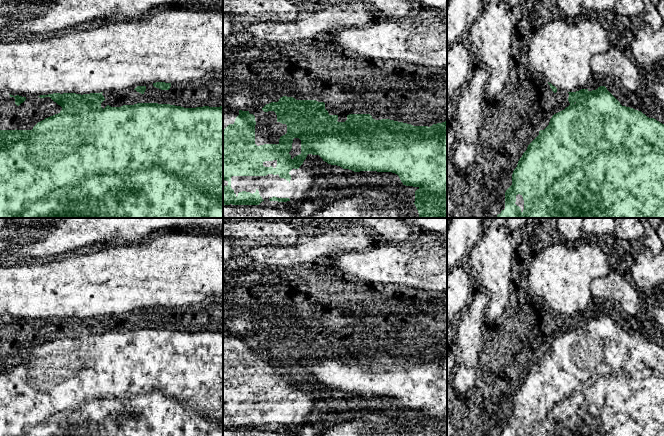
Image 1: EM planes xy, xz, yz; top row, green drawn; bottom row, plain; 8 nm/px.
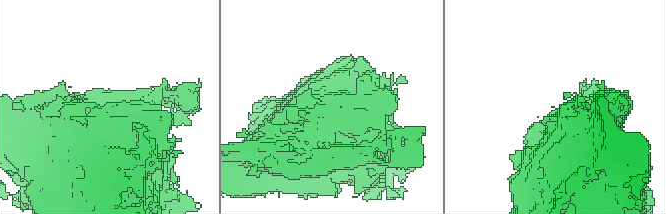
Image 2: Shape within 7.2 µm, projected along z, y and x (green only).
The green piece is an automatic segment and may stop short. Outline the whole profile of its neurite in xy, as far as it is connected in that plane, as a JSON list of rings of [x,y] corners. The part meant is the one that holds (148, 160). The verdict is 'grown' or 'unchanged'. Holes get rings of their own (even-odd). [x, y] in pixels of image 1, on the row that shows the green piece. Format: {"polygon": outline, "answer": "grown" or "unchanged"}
{"polygon": [[[53,93],[38,97],[50,97],[62,107],[62,110],[53,116],[38,122],[32,130],[0,130],[0,218],[223,218],[223,105],[220,107],[184,108],[170,104],[137,103],[104,109],[101,103],[105,100],[101,93],[76,94]]], "answer": "unchanged"}

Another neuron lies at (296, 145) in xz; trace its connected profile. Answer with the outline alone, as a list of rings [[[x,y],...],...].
[[[294,138],[292,143],[292,149],[290,151],[293,157],[301,154],[301,140],[299,138]]]

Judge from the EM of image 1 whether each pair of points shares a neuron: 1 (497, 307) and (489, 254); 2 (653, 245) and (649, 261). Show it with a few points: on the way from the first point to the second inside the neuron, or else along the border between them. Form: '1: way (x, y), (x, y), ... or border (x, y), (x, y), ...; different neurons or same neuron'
1: way (497, 294), (490, 267); same neuron
2: border (640, 245), (647, 248), (653, 254); different neurons

